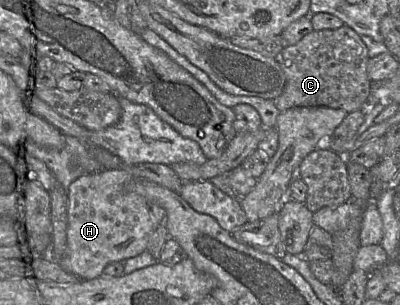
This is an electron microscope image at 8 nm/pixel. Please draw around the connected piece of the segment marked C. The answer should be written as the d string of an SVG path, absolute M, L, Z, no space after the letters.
M343 25L335 30L313 30L298 43L286 46L275 58L285 75L286 83L280 96L275 98L274 104L280 112L295 107L328 107L354 112L365 109L372 101L373 83L367 71L369 54L361 37L350 27Z

